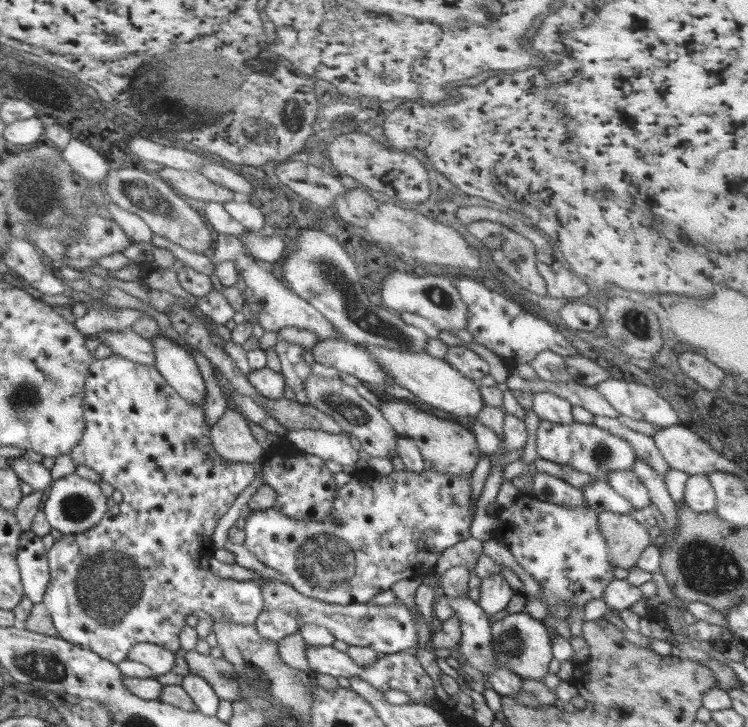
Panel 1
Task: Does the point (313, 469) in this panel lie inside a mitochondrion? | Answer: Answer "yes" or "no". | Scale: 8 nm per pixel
no

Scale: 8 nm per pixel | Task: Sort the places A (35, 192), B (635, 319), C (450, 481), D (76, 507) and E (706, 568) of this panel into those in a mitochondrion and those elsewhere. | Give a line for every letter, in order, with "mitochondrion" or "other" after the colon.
A: mitochondrion
B: mitochondrion
C: other
D: mitochondrion
E: mitochondrion

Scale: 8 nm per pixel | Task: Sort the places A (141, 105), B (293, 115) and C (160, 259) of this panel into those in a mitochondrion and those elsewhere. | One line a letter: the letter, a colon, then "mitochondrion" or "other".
A: mitochondrion
B: mitochondrion
C: other

